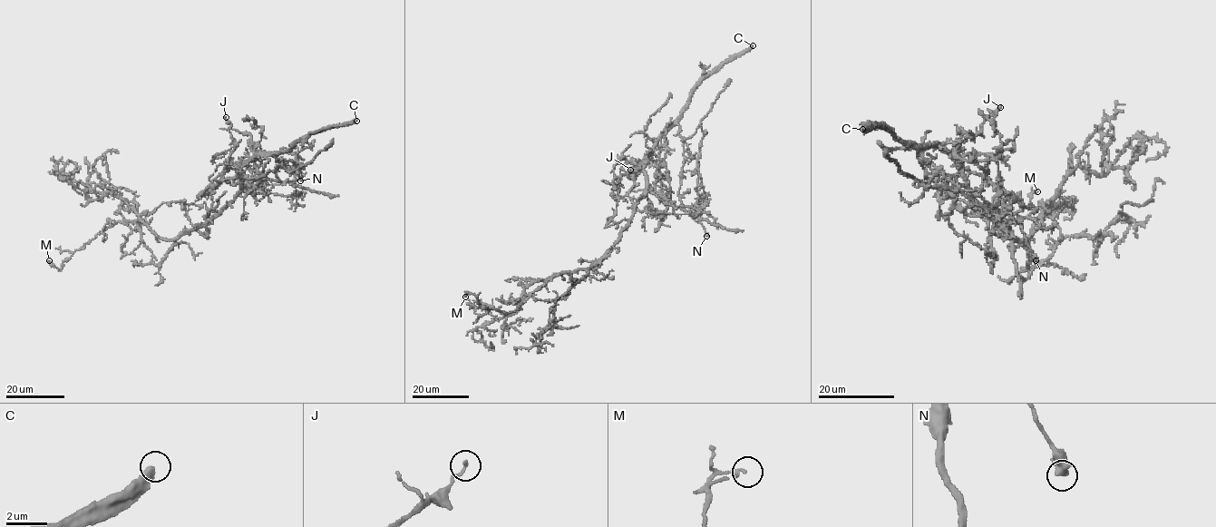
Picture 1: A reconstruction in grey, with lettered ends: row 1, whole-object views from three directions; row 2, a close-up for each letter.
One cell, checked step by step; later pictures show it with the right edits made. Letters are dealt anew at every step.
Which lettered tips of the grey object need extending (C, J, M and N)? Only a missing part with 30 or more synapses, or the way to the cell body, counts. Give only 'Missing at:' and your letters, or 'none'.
Missing at: C

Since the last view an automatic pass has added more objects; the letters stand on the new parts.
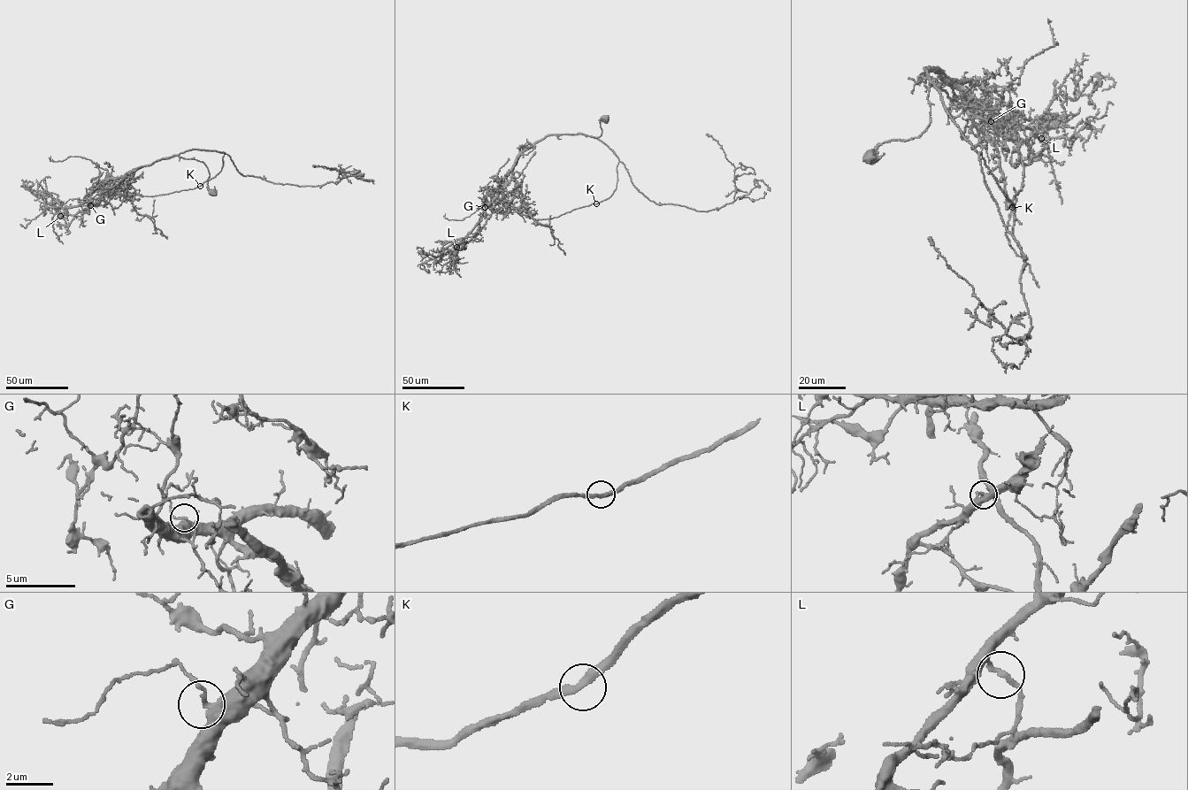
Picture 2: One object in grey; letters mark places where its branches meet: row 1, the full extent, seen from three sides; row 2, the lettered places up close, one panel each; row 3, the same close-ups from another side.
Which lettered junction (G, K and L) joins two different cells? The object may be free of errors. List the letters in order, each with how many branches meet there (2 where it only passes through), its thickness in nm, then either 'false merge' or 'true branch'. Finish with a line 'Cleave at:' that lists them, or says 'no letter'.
G: branches 2; calibre 320 nm; true branch
K: branches 2; calibre 280 nm; true branch
L: branches 2; calibre 170 nm; false merge
Cleave at: L

